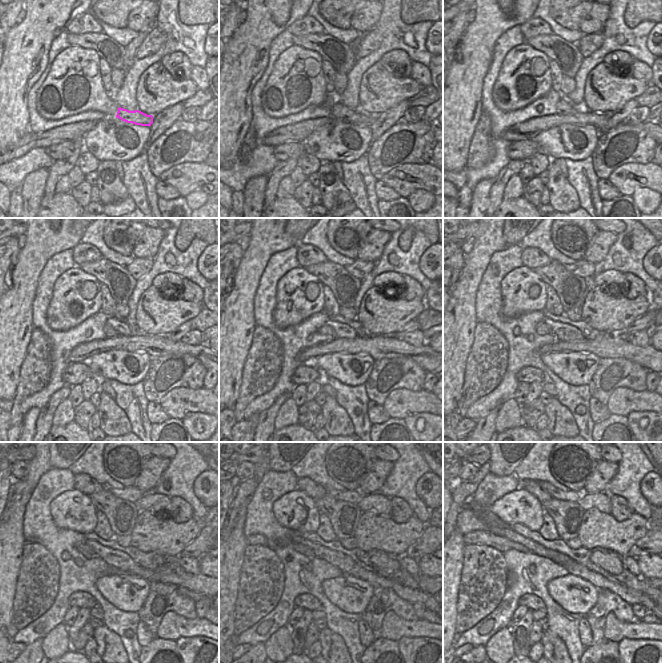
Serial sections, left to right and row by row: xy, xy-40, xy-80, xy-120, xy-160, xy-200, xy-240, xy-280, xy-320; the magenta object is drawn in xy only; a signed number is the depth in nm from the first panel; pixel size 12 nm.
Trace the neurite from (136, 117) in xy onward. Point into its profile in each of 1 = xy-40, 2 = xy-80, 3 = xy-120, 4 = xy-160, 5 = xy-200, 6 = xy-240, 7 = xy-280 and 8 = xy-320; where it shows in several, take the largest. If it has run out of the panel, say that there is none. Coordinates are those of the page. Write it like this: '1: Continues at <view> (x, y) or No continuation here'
1: Continues at xy-40 (339, 111)
2: Continues at xy-80 (562, 108)
3: Continues at xy-120 (110, 332)
4: Continues at xy-160 (325, 330)
5: Continues at xy-200 (541, 329)
6: Continues at xy-240 (85, 550)
7: Continues at xy-280 (301, 549)
8: Continues at xy-320 (478, 537).

